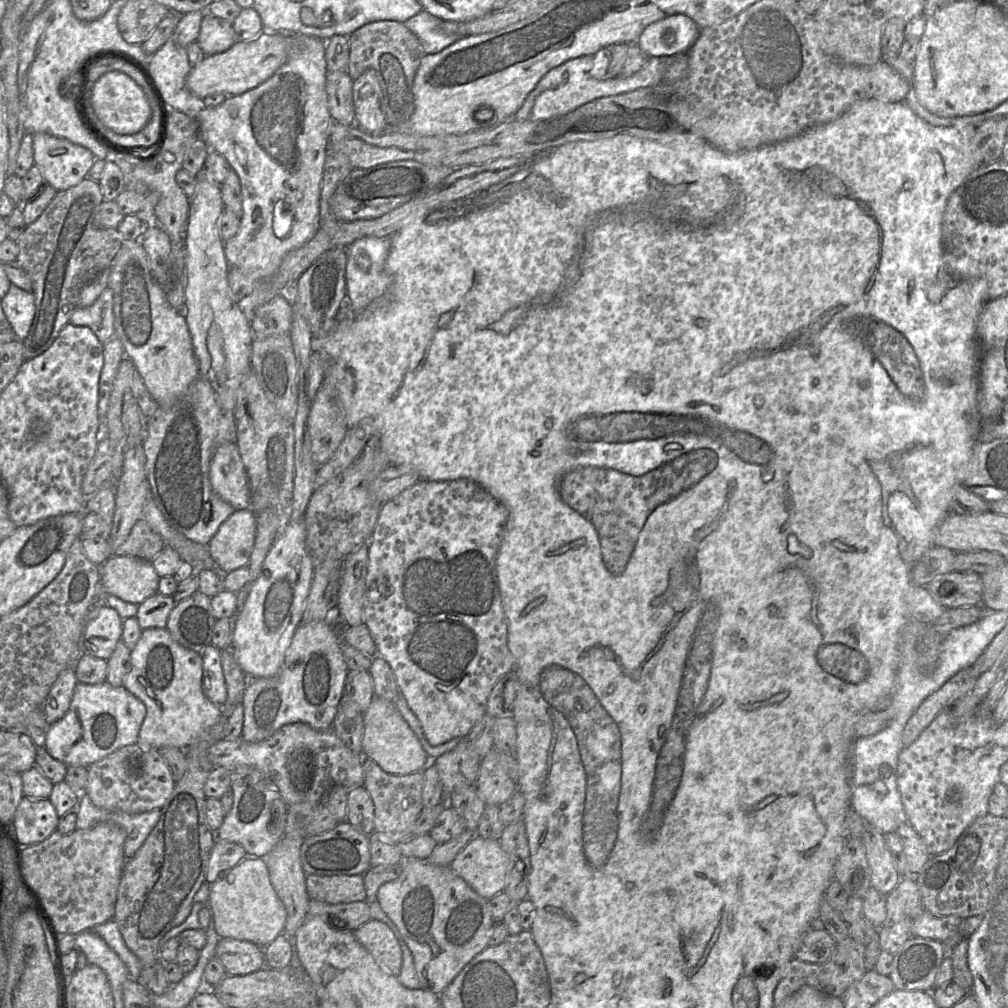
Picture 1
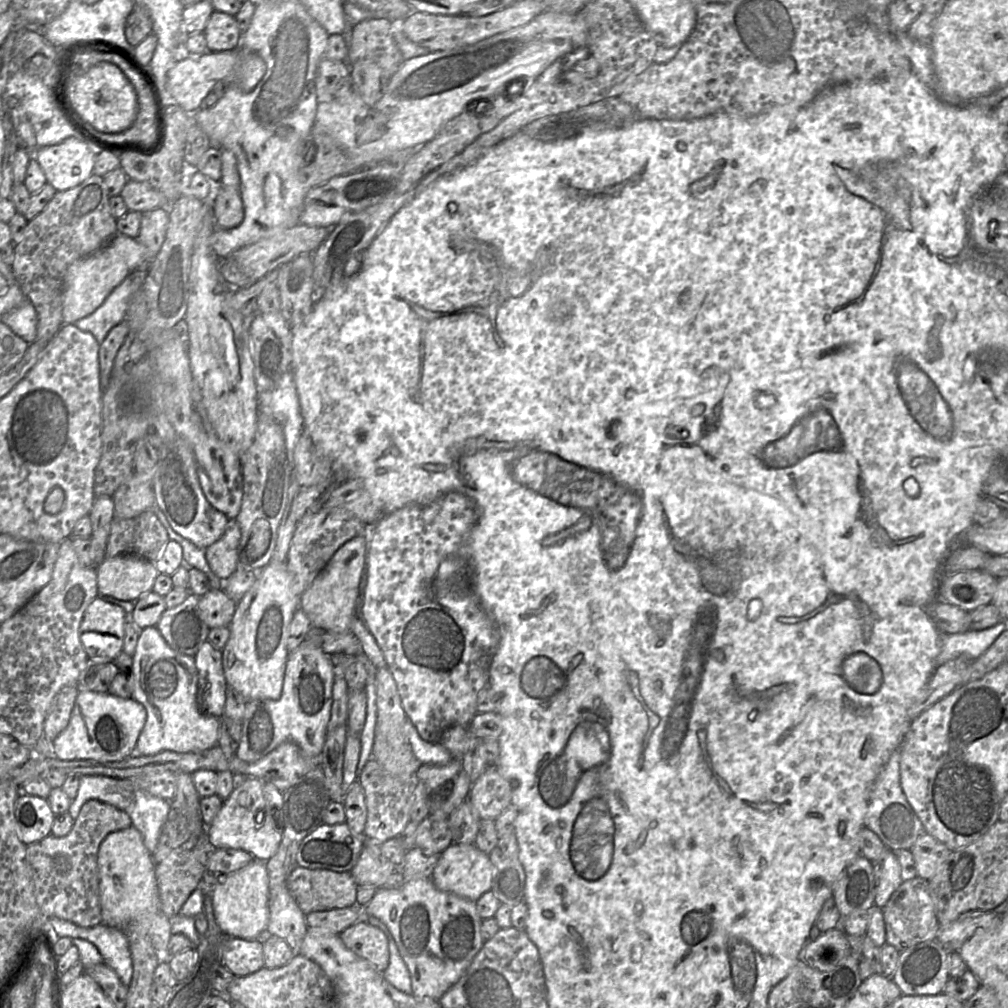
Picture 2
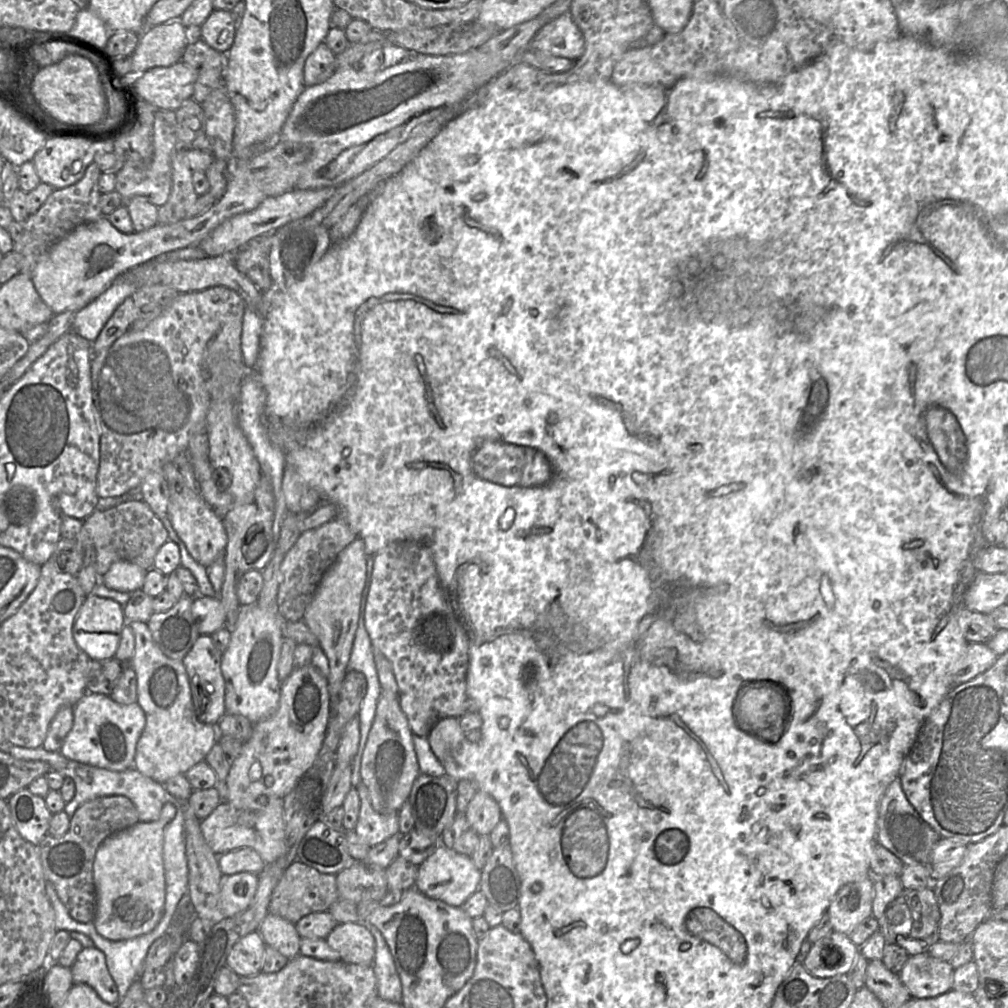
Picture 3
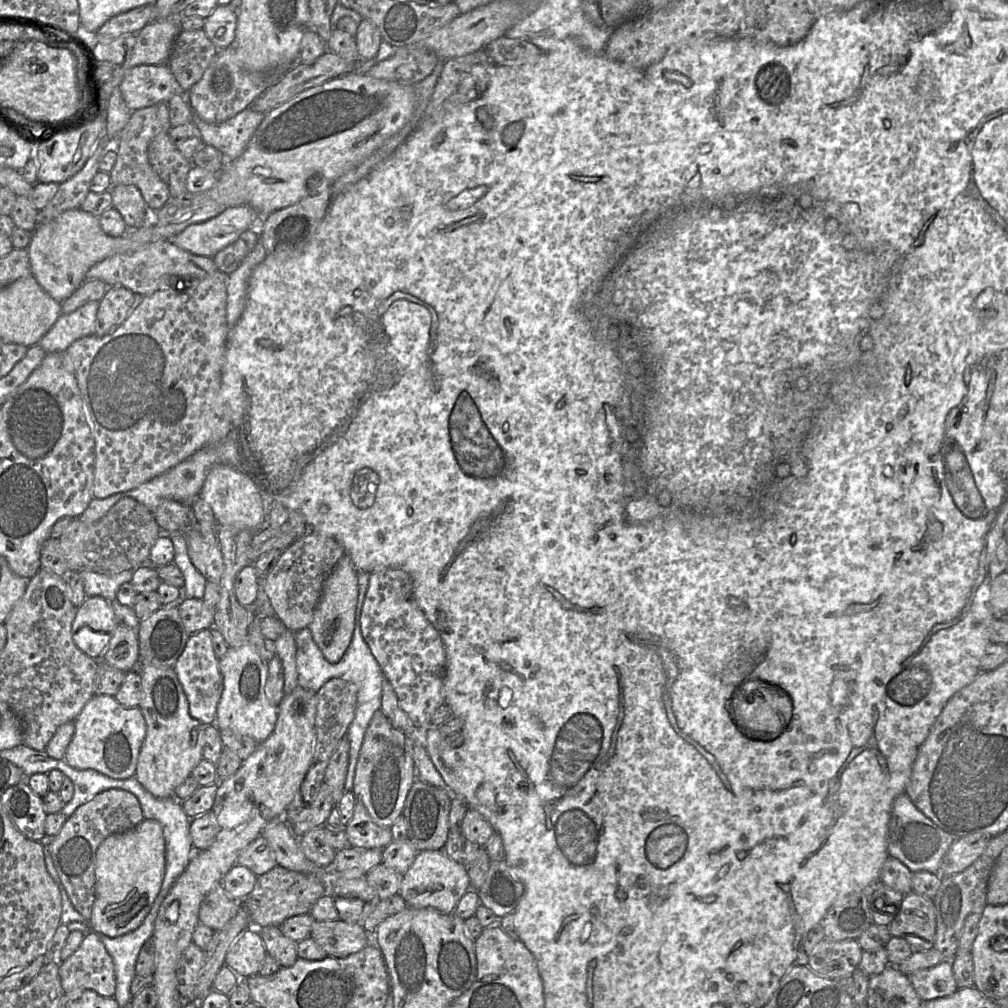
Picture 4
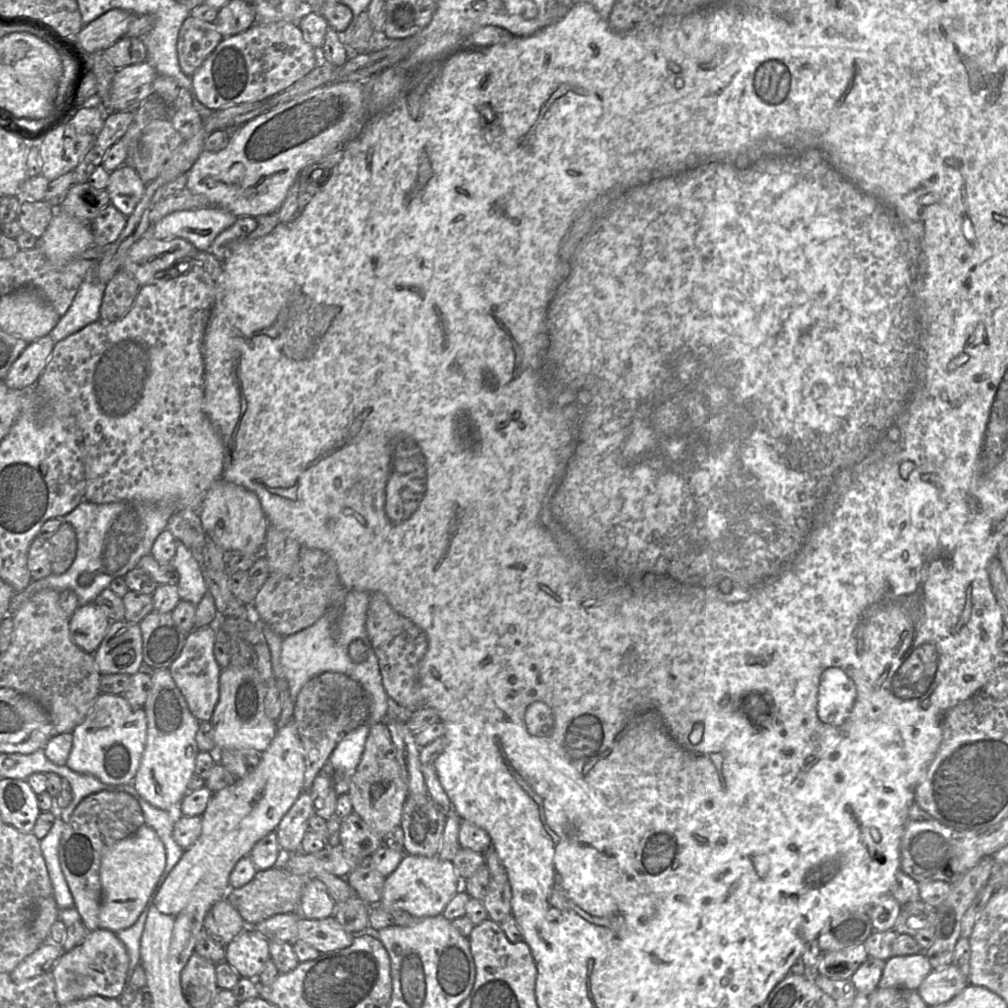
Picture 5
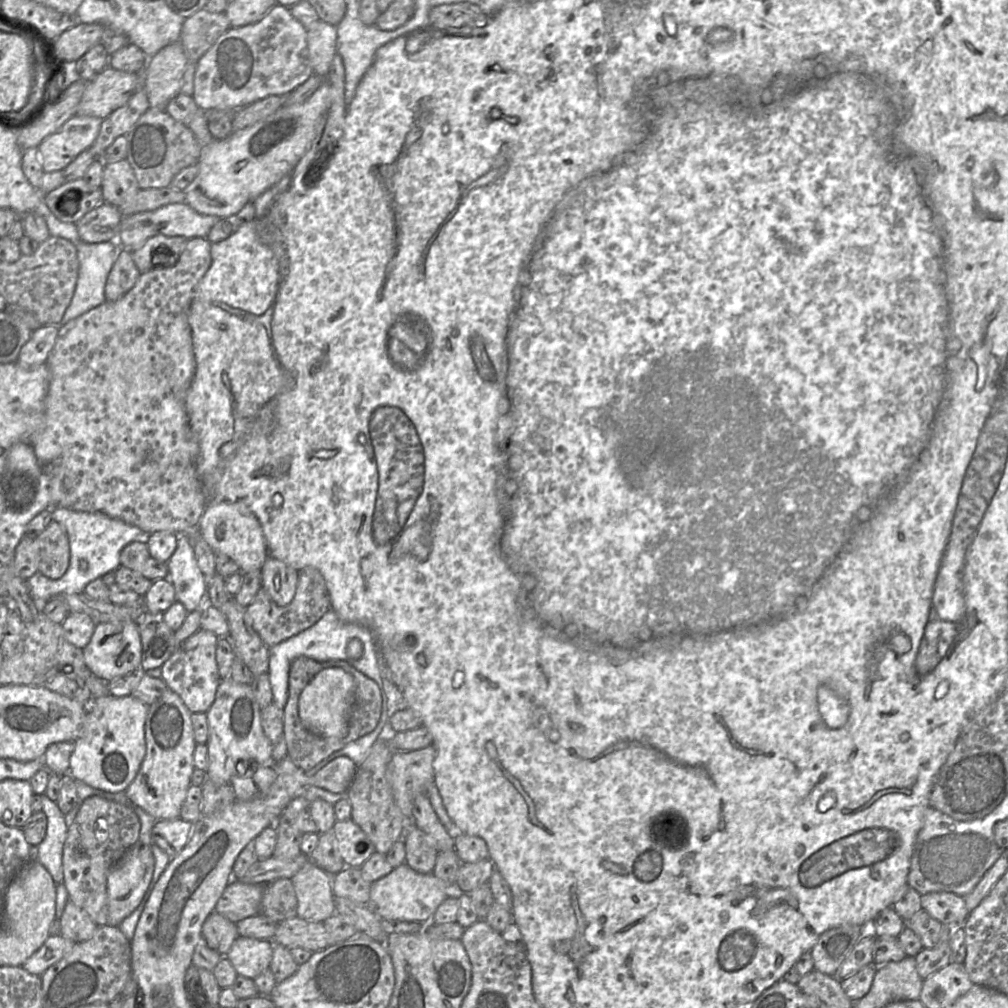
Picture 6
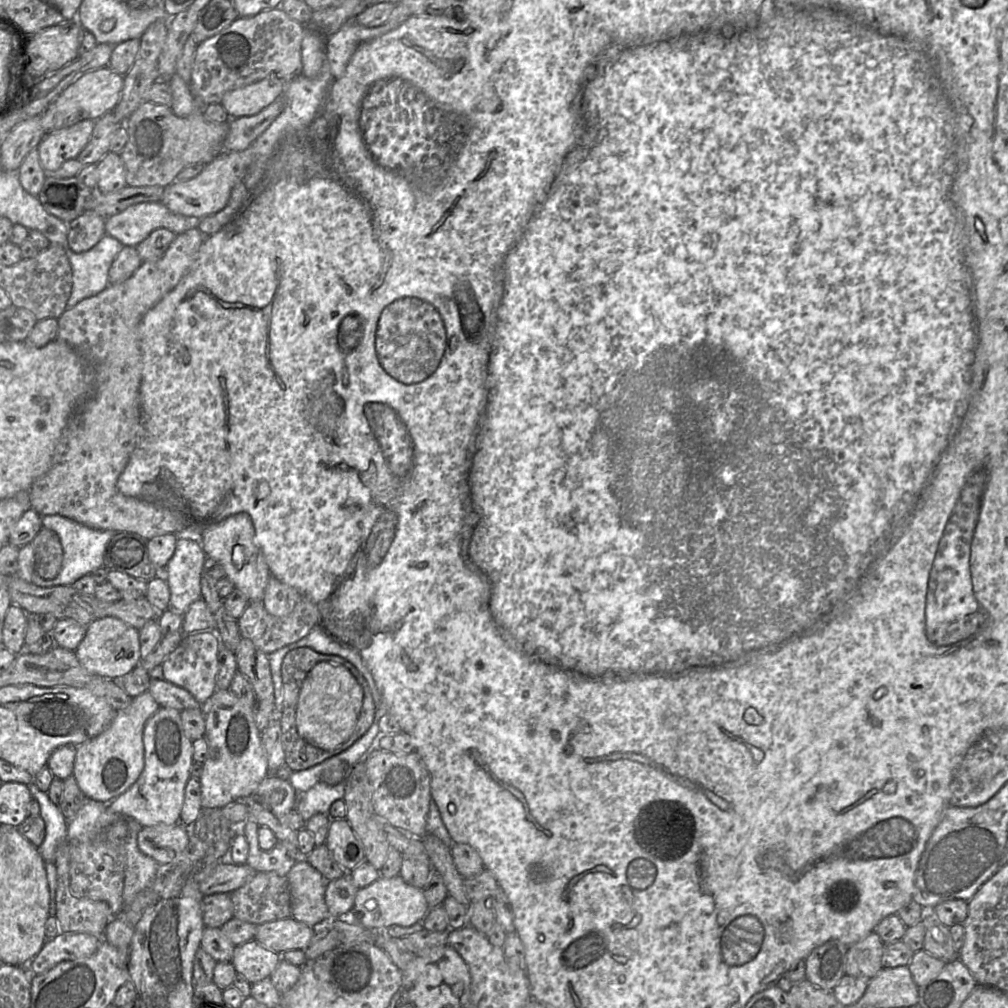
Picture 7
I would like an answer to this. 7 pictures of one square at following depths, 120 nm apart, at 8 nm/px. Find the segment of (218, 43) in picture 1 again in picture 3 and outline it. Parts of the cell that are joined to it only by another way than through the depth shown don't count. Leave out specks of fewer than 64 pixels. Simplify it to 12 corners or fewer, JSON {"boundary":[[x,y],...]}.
{"boundary":[[214,9],[201,39],[227,54],[235,37],[231,11]]}

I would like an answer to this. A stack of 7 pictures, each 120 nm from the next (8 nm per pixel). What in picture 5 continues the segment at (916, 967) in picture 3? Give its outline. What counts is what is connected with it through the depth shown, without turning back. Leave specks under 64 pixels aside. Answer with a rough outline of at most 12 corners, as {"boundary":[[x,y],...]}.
{"boundary":[[950,964],[932,970],[917,991],[929,1007],[969,984]]}

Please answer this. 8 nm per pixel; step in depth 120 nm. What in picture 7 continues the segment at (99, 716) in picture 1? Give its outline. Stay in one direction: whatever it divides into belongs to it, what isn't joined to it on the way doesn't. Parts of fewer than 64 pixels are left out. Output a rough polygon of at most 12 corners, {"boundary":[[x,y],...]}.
{"boundary":[[146,691],[76,746],[73,777],[110,802],[144,768]]}

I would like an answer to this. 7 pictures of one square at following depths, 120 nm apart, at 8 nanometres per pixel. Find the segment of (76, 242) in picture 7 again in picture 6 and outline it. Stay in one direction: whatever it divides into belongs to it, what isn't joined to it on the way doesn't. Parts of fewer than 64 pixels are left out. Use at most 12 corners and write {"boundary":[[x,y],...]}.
{"boundary":[[102,203],[76,222],[86,243],[115,241],[123,216]]}

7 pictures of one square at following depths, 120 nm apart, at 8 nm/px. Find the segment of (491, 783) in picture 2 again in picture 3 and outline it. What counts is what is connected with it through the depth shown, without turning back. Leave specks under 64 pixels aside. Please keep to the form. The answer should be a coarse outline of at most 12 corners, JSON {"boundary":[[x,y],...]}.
{"boundary":[[478,789],[465,811],[478,835],[502,819],[497,801]]}

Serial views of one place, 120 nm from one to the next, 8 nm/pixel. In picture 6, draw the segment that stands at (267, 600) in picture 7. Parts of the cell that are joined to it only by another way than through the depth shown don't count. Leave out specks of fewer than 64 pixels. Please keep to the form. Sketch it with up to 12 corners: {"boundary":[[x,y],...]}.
{"boundary":[[268,555],[261,587],[278,606],[293,600],[295,568]]}

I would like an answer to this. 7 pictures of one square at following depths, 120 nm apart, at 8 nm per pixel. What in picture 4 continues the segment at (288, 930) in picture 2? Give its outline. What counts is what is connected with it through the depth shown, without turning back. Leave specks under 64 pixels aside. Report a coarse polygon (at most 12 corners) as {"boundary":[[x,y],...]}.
{"boundary":[[279,926],[257,928],[281,967],[298,959],[297,943]]}

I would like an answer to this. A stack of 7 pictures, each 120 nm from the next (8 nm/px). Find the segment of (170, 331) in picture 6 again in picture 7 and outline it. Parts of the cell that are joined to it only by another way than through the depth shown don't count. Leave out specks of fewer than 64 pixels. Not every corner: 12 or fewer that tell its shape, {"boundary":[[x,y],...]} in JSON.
{"boundary":[[205,236],[66,309],[56,338],[88,390],[29,489],[31,509],[146,540],[199,541],[122,494],[140,426],[143,316]]}

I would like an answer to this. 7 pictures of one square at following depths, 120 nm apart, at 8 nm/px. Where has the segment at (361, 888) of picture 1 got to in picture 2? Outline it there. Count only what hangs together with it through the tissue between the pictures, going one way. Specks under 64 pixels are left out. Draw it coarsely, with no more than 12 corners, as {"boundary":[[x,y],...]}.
{"boundary":[[297,866],[286,886],[305,916],[357,906],[351,872]]}

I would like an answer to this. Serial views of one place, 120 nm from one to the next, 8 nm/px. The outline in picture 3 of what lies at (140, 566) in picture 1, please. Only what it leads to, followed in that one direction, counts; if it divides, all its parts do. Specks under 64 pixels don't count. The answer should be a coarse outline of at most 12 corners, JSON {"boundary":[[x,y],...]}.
{"boundary":[[114,562],[100,581],[132,593],[143,587],[147,570]]}

